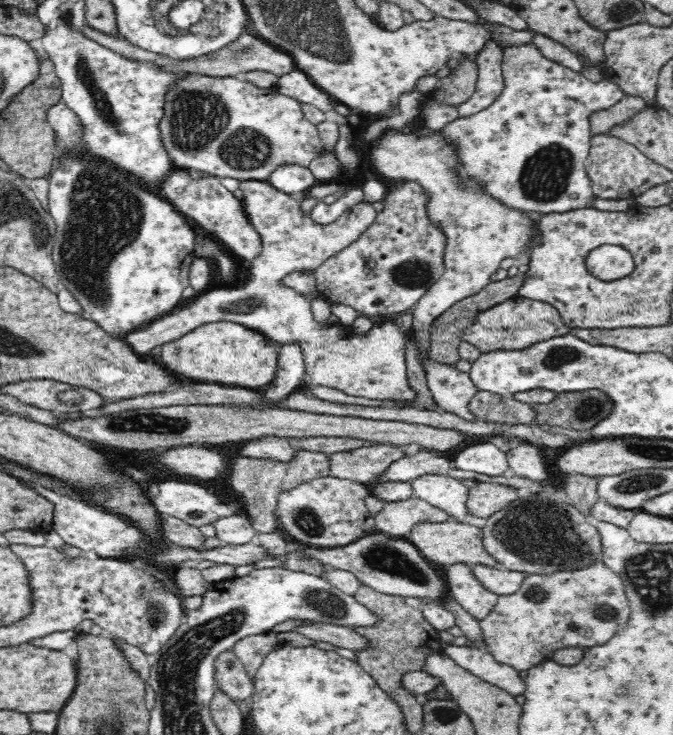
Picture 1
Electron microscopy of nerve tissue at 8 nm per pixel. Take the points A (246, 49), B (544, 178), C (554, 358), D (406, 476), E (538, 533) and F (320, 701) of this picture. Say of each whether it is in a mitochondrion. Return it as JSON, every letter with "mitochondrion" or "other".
{"A":"mitochondrion","B":"mitochondrion","C":"mitochondrion","D":"other","E":"mitochondrion","F":"other"}

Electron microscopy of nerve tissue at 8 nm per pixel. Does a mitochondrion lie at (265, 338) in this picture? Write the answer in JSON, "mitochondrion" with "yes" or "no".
{"mitochondrion":"no"}

